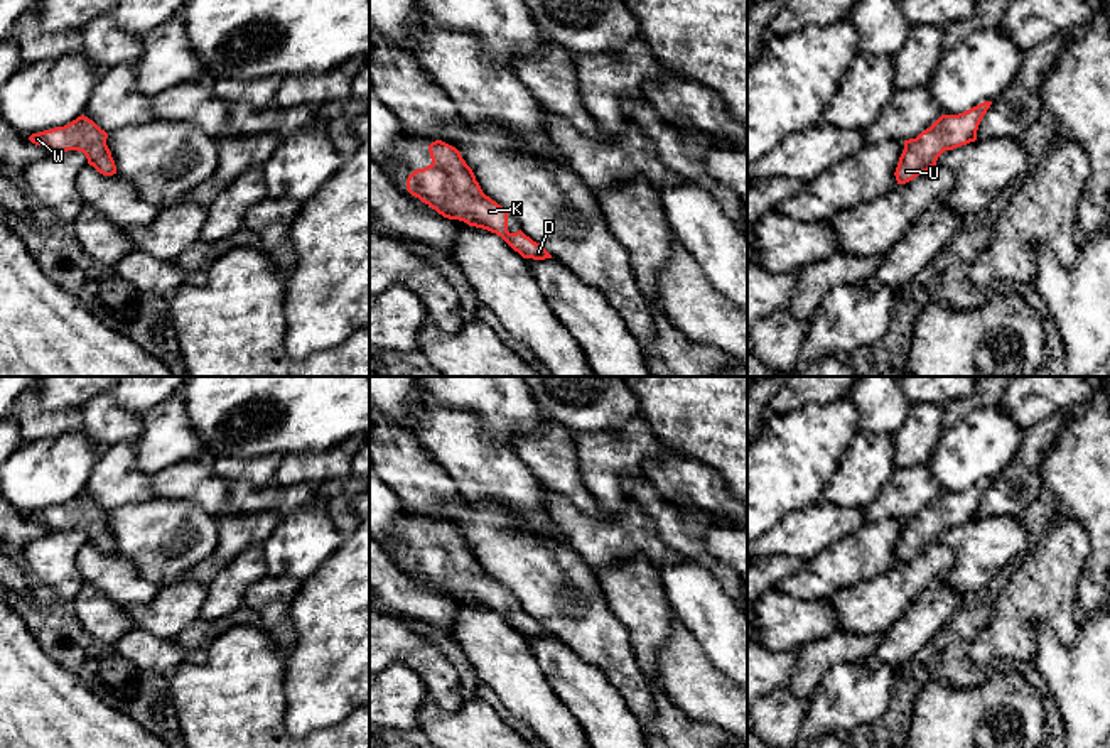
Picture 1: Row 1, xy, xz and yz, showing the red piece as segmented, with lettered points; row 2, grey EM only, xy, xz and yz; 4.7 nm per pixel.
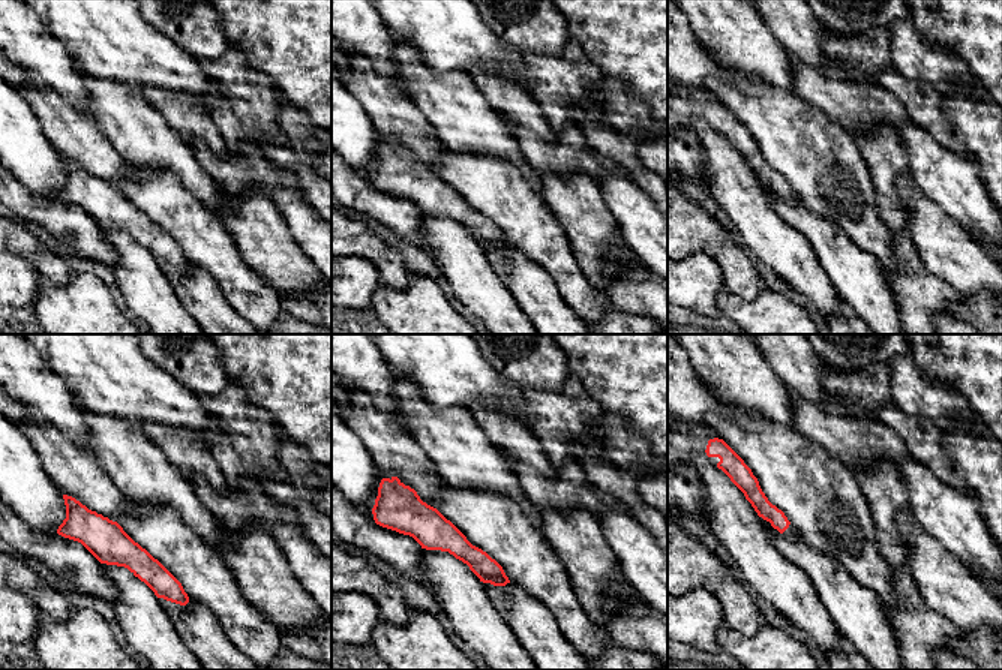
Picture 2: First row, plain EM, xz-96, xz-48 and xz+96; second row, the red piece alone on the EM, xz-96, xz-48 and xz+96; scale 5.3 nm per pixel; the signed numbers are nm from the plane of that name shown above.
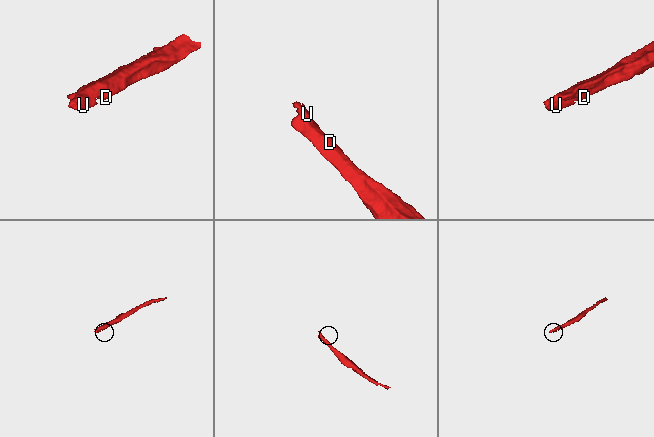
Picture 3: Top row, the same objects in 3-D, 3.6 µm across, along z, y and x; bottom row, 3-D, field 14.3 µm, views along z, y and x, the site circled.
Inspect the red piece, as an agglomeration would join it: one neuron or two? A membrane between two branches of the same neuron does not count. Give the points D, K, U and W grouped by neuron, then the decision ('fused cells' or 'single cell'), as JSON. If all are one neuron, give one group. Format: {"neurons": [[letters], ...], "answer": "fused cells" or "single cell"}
{"neurons": [["D", "K", "U", "W"]], "answer": "single cell"}

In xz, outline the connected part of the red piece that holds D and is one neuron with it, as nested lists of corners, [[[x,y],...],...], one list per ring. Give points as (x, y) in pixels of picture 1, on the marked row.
[[[435,140],[428,145],[432,164],[413,171],[407,191],[449,220],[482,228],[501,236],[523,258],[545,260],[552,255],[521,230],[508,231],[508,211],[486,196],[461,152]]]

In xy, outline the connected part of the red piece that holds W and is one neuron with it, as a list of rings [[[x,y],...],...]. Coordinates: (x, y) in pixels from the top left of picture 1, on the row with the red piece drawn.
[[[81,115],[64,127],[56,127],[32,133],[29,140],[35,145],[47,147],[51,154],[78,150],[103,176],[116,174],[116,165],[106,145],[108,133],[93,120]]]

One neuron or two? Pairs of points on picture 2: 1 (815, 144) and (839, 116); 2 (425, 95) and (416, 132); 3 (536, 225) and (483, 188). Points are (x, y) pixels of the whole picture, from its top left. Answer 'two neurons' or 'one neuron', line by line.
1: two neurons
2: two neurons
3: one neuron

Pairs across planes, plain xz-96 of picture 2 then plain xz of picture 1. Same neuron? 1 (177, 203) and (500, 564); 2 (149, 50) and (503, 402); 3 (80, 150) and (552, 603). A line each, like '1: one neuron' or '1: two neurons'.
1: one neuron
2: one neuron
3: two neurons

